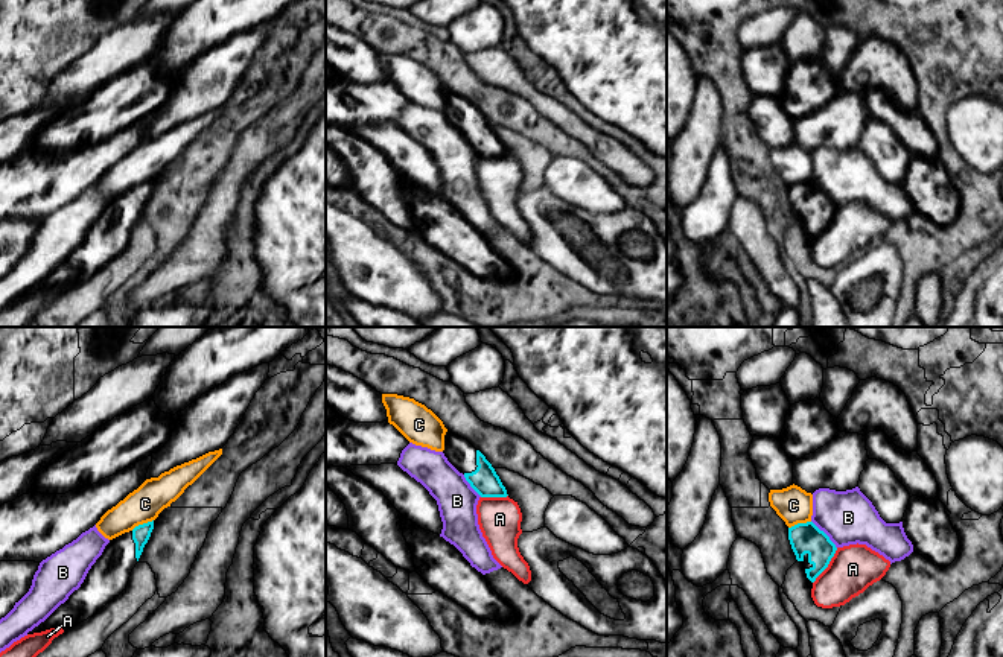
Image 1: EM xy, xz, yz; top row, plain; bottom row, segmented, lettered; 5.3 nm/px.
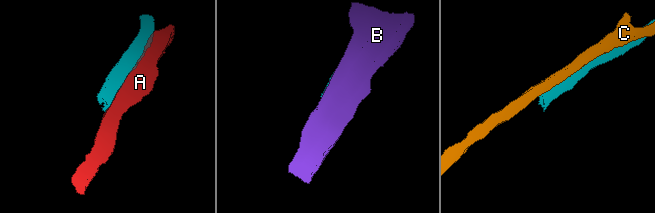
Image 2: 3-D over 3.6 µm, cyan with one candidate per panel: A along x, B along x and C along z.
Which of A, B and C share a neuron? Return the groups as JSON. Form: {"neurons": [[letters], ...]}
{"neurons": [["A"], ["B"], ["C"]]}

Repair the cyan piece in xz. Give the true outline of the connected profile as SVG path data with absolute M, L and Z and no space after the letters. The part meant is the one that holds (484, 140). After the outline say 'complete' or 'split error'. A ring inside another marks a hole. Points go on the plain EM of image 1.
M447 90L443 113L481 157L508 155L492 123L467 99Z; split error

